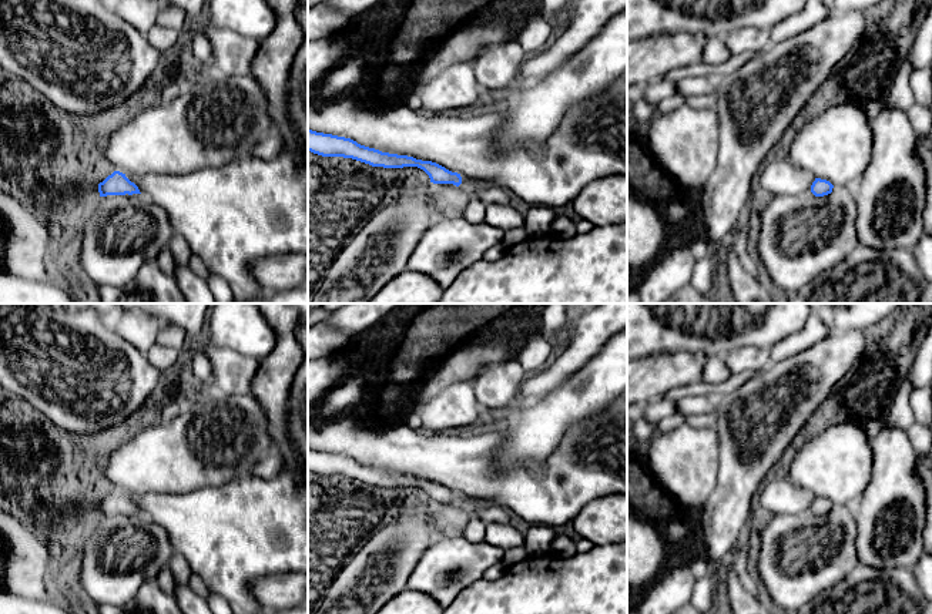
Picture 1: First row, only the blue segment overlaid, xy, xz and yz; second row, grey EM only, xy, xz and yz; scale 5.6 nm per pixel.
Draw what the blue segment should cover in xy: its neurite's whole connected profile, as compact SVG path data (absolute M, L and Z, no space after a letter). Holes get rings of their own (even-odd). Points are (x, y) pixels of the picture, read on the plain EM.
M114 490L103 501L100 501L98 511L100 516L141 513L138 506L120 490Z

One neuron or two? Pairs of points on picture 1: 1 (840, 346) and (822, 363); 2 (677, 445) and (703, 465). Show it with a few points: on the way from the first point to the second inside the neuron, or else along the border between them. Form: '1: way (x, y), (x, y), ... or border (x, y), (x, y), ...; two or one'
1: way (835, 351), (827, 359); one
2: way (683, 450), (697, 465); one

